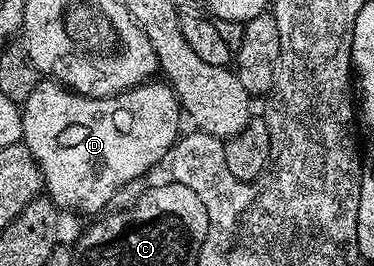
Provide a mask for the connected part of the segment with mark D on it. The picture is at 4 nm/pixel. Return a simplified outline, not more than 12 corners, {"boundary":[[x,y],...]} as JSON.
{"boundary":[[42,81],[22,142],[61,212],[99,216],[171,152],[164,81],[94,99]]}

